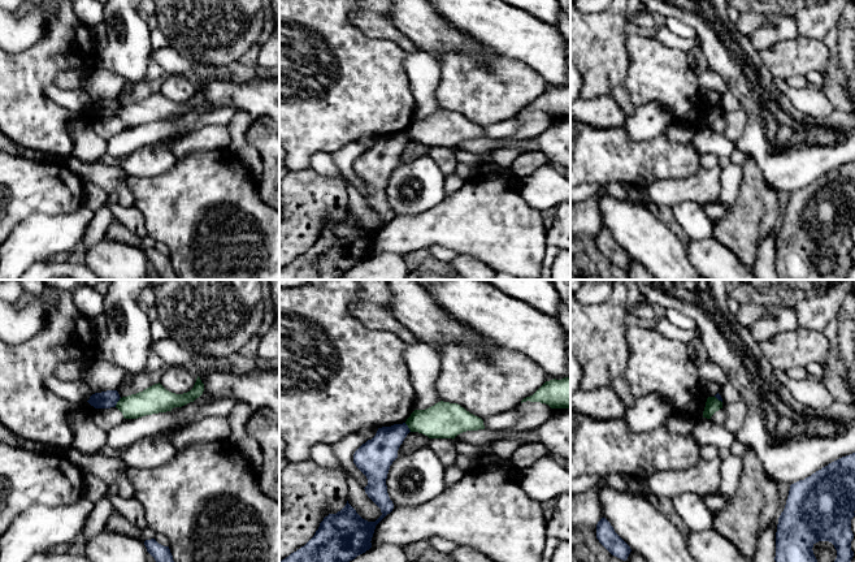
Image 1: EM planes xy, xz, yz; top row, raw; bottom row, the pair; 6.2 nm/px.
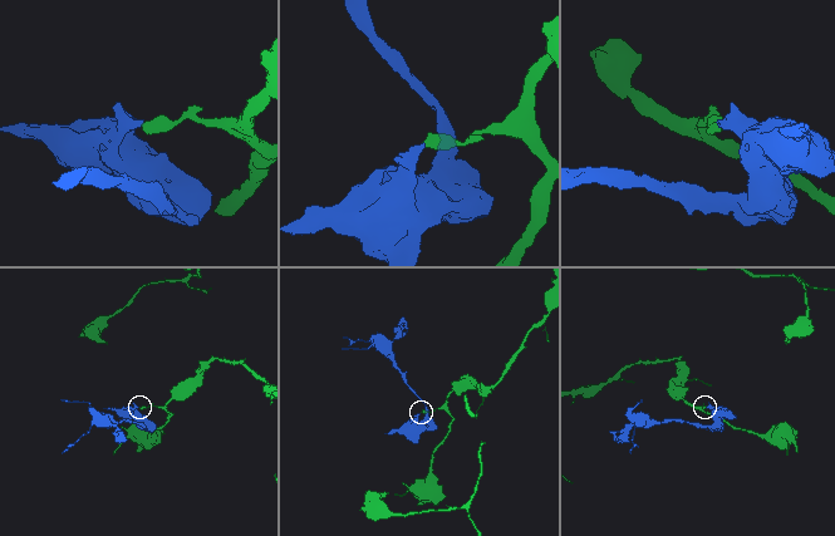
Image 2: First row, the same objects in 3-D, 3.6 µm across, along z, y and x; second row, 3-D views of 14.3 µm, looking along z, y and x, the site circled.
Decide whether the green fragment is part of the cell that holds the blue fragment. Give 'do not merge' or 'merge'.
do not merge

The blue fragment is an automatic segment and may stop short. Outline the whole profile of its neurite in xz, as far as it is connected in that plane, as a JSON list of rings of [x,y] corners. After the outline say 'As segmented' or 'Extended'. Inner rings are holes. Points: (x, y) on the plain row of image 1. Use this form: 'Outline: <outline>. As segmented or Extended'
Outline: [[[405,131],[378,137],[376,144],[353,163],[353,172],[368,187],[365,202],[381,217],[382,224],[376,230],[368,230],[347,209],[340,220],[324,226],[314,245],[304,255],[279,269],[279,280],[342,280],[346,272],[372,256],[370,250],[376,234],[394,217],[387,202],[386,187],[390,174],[398,167],[398,159],[409,140]]]. As segmented

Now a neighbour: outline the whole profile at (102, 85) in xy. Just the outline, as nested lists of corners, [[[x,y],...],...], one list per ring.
[[[96,68],[91,72],[82,88],[90,95],[92,103],[95,103],[107,99],[117,99],[125,85],[125,81],[118,74]]]

